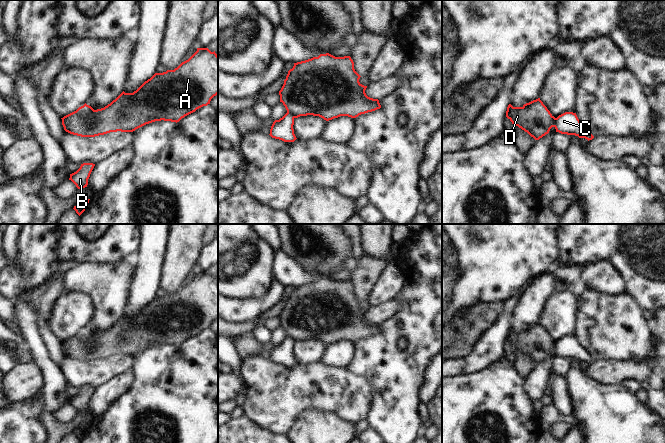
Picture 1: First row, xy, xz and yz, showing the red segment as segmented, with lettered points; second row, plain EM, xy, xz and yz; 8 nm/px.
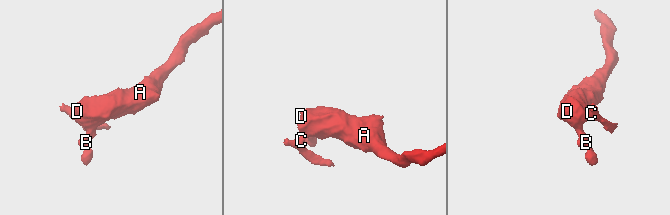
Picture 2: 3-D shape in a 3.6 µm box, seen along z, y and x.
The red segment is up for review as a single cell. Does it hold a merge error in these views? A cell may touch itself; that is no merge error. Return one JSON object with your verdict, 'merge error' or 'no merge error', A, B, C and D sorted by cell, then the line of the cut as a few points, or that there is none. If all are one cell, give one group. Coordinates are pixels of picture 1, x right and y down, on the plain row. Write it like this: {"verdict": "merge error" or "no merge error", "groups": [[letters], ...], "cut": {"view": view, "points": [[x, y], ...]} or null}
{"verdict": "merge error", "groups": [["A", "B", "D"], ["C"]], "cut": {"view": "xz", "points": [[287, 336], [295, 341]]}}

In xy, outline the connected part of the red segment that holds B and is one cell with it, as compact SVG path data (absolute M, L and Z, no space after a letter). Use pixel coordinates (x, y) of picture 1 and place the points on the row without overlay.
M83 387L80 392L70 398L69 404L71 404L78 413L83 413L88 409L88 403L94 392L95 388L93 387Z

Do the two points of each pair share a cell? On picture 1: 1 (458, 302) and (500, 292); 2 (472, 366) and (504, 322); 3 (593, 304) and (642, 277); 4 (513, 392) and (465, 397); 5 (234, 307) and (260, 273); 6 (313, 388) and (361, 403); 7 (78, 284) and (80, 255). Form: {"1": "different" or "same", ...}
{"1": "same", "2": "same", "3": "different", "4": "same", "5": "different", "6": "same", "7": "different"}

